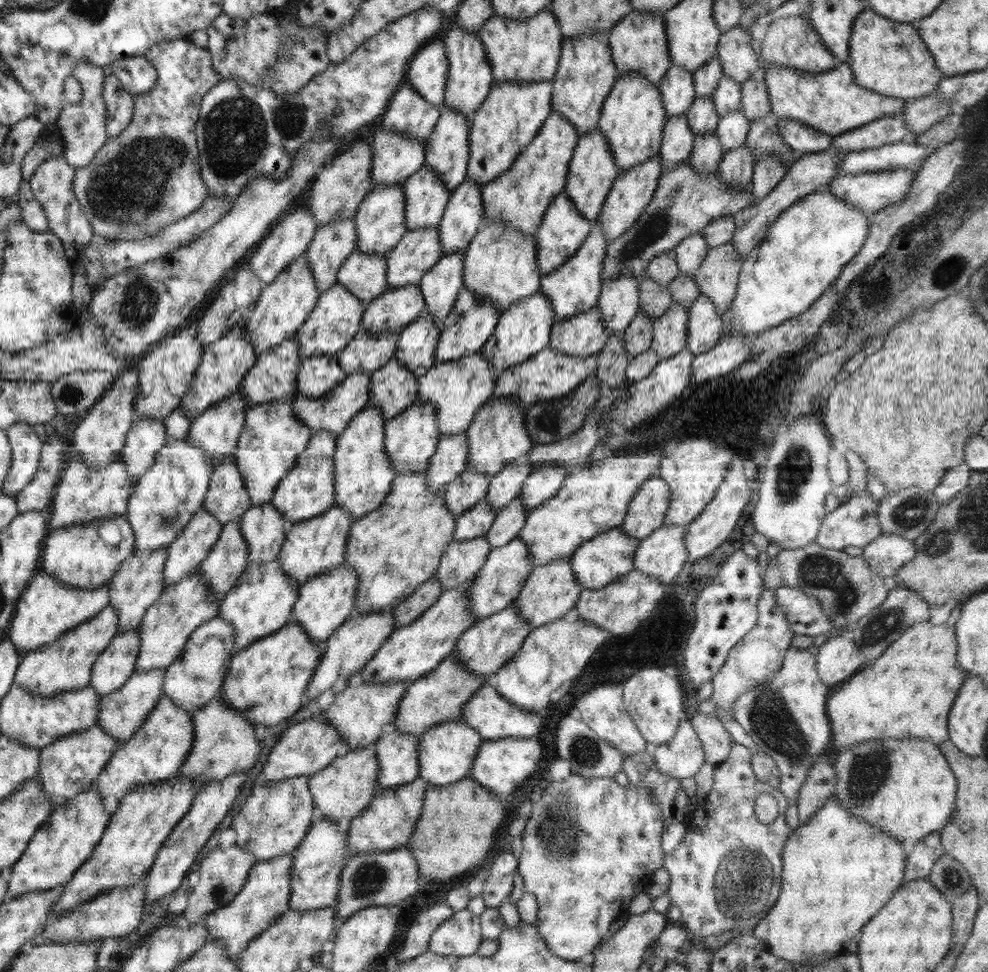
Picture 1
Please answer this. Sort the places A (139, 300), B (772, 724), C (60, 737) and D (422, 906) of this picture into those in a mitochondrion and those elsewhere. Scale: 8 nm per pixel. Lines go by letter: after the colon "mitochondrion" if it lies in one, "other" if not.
A: mitochondrion
B: mitochondrion
C: other
D: other

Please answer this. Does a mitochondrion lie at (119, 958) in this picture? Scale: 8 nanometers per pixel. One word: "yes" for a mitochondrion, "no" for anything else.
no

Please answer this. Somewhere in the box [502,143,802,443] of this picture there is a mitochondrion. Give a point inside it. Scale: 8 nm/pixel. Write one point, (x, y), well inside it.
(646, 238)

